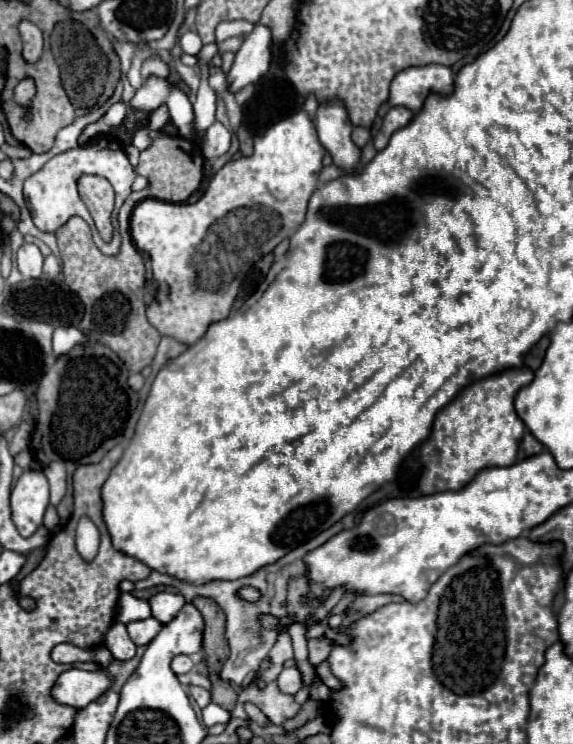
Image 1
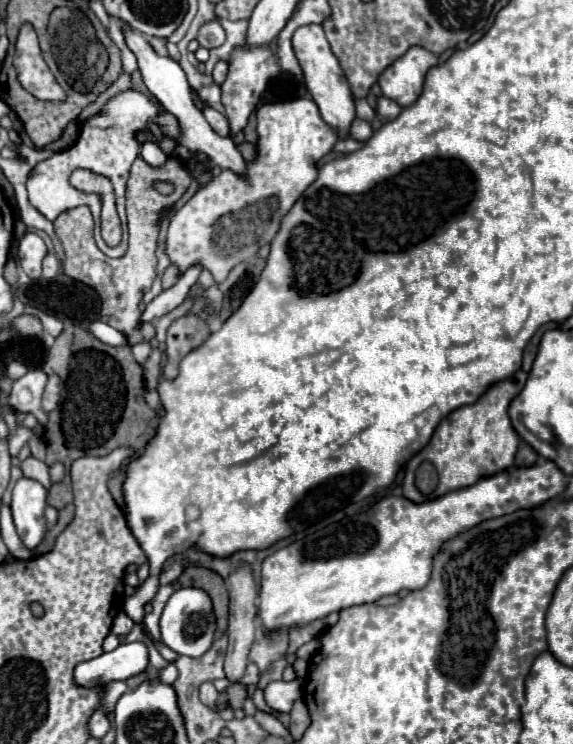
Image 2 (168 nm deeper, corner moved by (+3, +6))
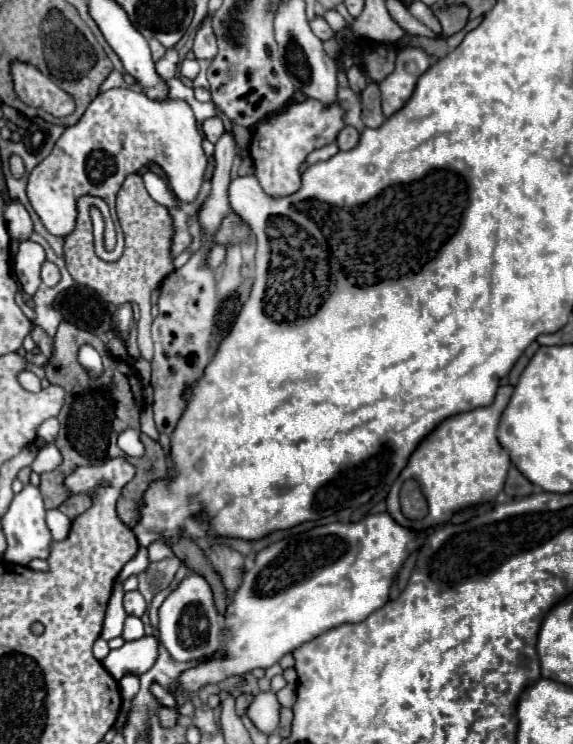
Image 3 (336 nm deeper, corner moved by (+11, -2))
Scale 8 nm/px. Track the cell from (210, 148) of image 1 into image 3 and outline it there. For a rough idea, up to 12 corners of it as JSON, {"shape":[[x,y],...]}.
{"shape":[[218,116],[202,124],[204,136],[214,144],[224,134]]}

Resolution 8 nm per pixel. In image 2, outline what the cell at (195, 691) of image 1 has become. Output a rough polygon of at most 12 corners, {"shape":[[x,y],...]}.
{"shape":[[212,682],[200,686],[200,700],[216,706],[220,692]]}

